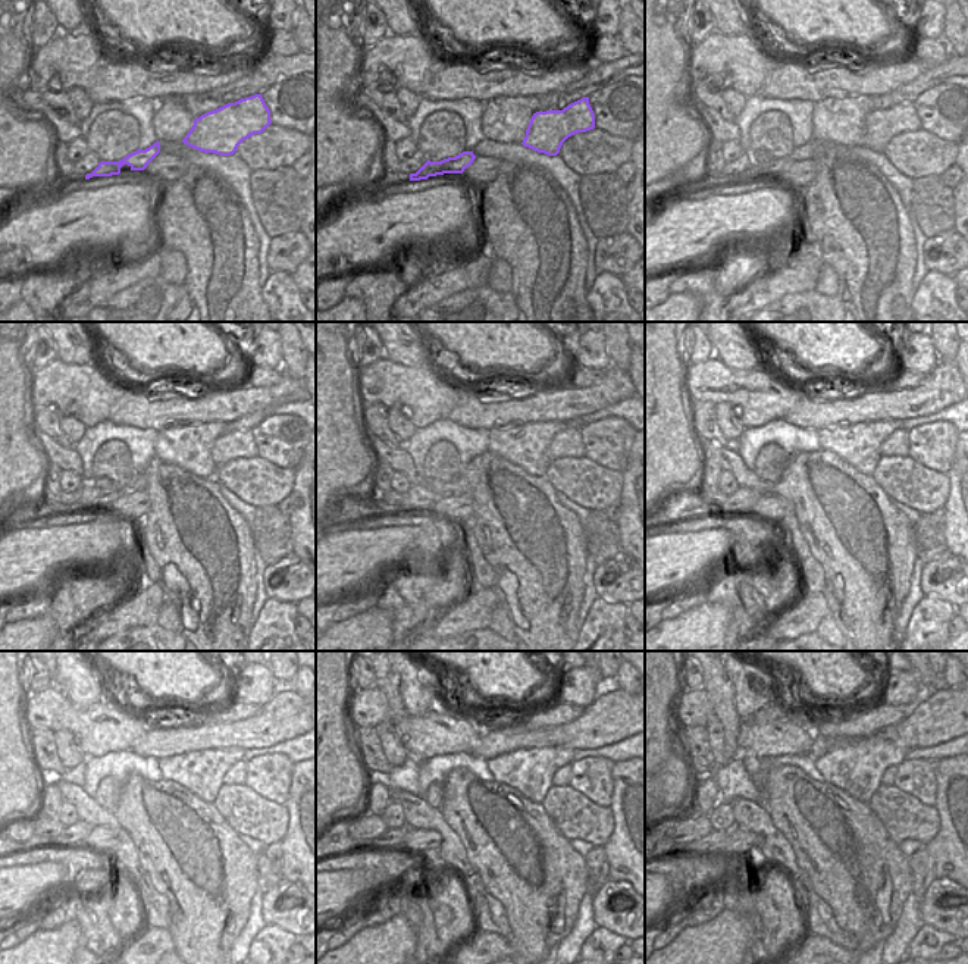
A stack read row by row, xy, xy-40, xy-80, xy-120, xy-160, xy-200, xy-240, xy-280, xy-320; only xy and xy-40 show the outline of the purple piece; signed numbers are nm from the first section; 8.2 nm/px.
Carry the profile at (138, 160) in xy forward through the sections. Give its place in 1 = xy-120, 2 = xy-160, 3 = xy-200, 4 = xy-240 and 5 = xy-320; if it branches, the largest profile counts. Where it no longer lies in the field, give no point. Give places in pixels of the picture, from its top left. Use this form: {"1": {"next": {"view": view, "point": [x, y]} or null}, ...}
{"1": {"next": {"view": "xy-120", "point": [93, 497]}}, "2": {"next": {"view": "xy-160", "point": [419, 498]}}, "3": {"next": {"view": "xy-200", "point": [741, 503]}}, "4": {"next": {"view": "xy-240", "point": [77, 833]}}, "5": {"next": {"view": "xy-320", "point": [713, 842]}}}

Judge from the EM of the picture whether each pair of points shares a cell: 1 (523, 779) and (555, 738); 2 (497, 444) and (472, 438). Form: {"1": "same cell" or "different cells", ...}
{"1": "different cells", "2": "different cells"}

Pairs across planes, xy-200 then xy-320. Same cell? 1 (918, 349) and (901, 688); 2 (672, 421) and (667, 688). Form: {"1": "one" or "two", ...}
{"1": "one", "2": "one"}

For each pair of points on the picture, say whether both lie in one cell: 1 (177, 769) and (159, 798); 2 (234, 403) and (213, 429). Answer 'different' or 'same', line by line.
1: different
2: different

